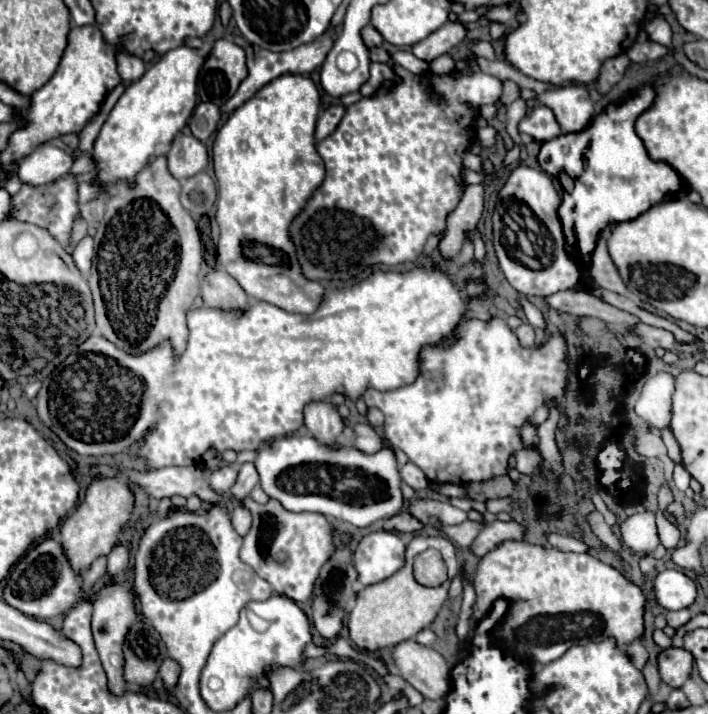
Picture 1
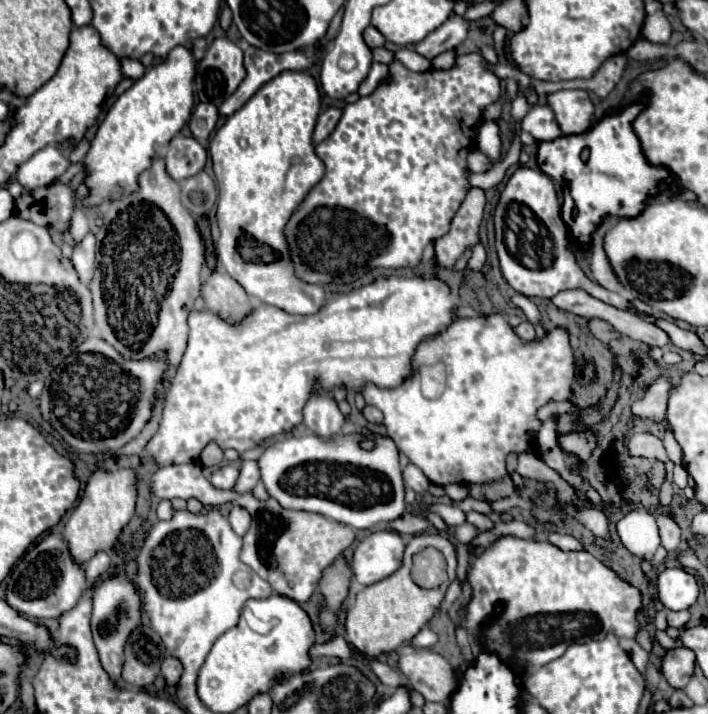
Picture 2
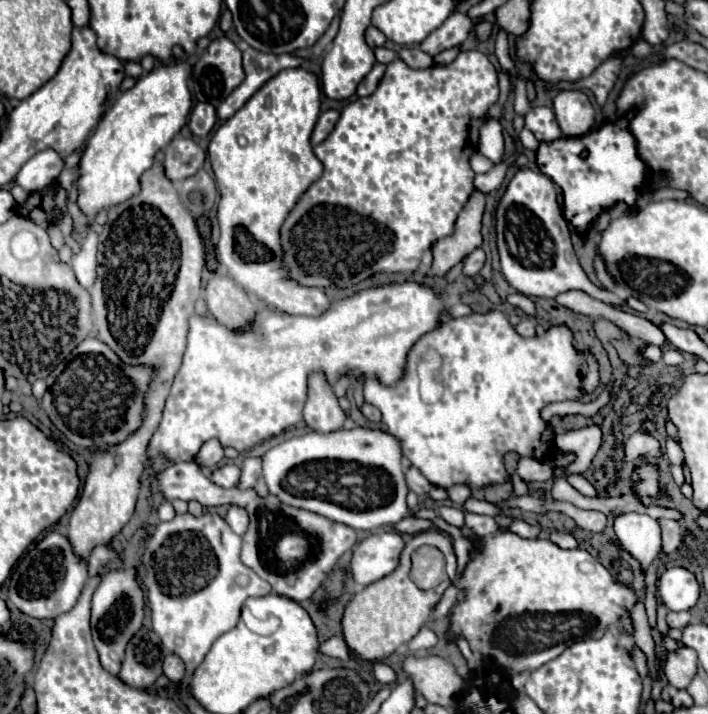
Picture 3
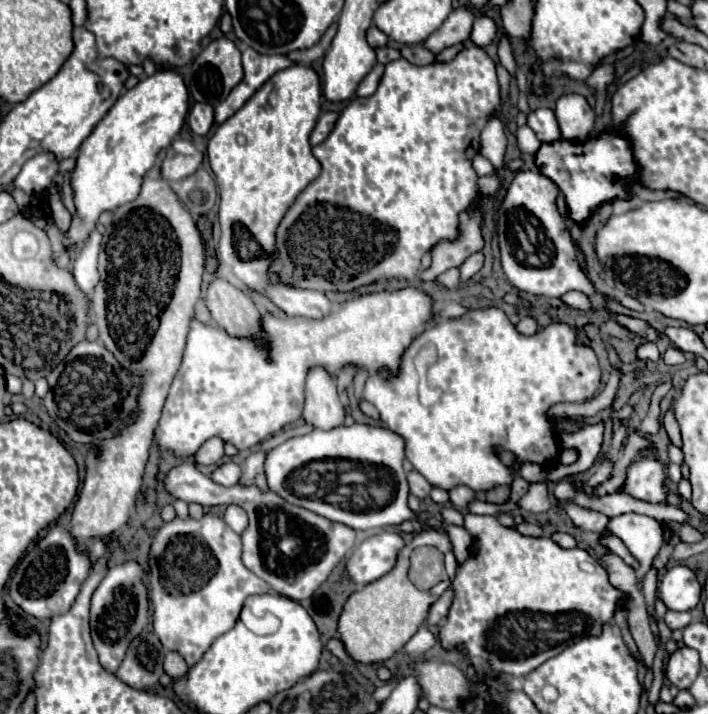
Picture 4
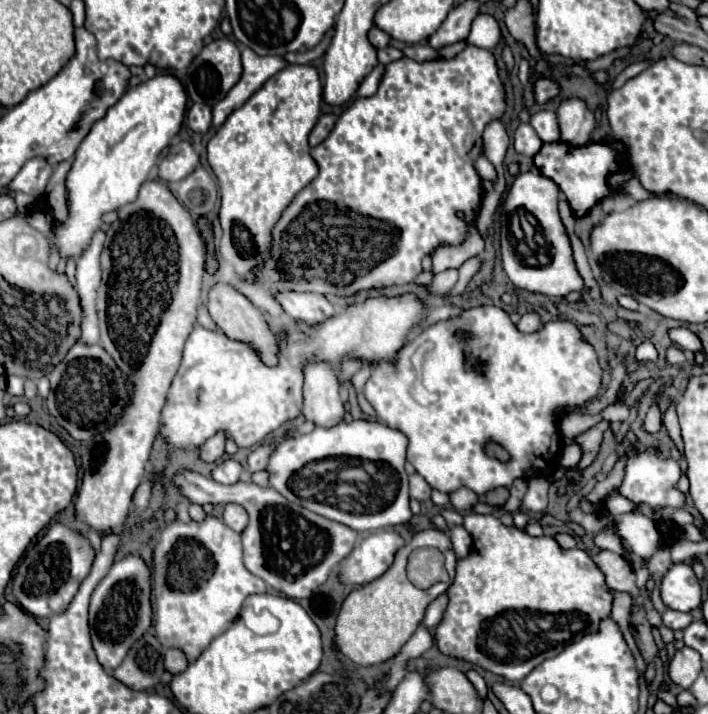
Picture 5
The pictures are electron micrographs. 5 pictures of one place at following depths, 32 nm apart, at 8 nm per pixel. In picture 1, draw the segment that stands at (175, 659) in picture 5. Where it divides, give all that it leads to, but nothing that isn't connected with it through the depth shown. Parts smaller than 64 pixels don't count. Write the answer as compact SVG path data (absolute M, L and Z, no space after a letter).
M166 658L162 662L158 674L160 674L166 690L172 690L176 686L176 682L178 682L178 676L180 676L180 664L178 662L172 662L172 658Z

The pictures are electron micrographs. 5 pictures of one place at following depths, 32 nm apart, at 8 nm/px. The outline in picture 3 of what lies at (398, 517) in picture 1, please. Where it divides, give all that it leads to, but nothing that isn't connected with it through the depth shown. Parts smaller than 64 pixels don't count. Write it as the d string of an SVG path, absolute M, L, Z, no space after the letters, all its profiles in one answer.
M410 514L410 516L406 516L404 520L396 522L392 528L398 530L398 532L404 532L404 534L418 534L418 532L428 530L430 526L432 526L432 524L430 524L428 520L422 520L422 518L418 518L418 516Z

